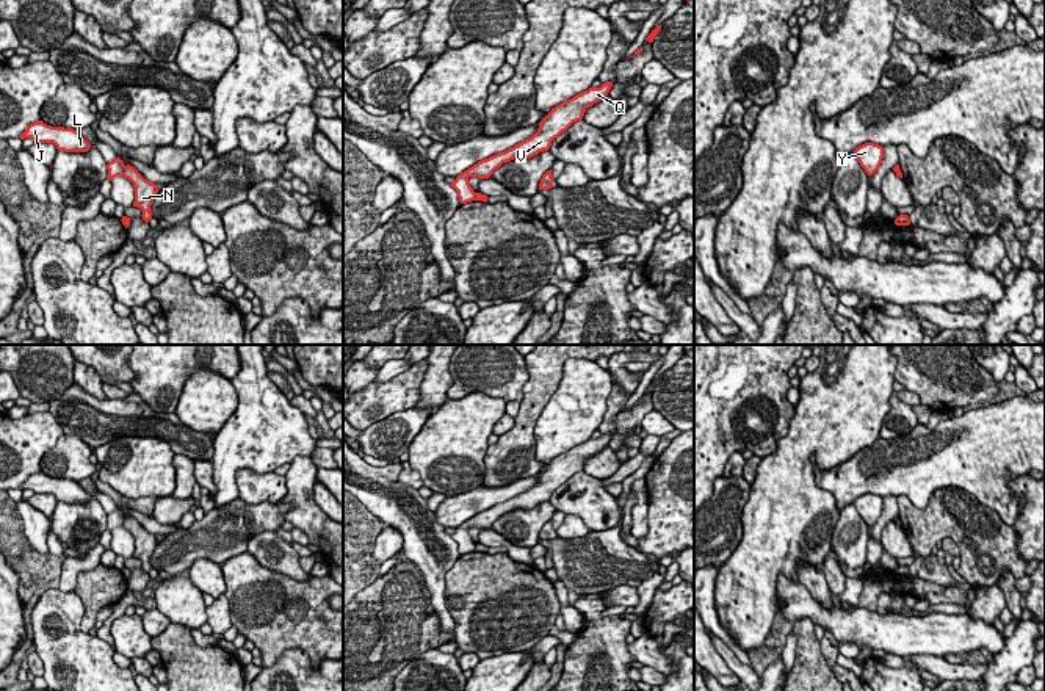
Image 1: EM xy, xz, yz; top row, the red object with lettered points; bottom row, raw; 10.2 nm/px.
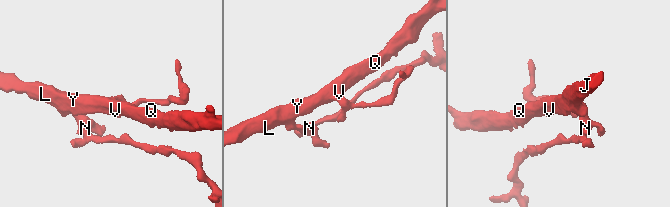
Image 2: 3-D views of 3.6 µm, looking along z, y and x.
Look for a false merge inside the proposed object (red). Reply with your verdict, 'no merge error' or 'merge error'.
merge error

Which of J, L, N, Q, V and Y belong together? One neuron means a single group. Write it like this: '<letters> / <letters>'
J L Q V Y / N

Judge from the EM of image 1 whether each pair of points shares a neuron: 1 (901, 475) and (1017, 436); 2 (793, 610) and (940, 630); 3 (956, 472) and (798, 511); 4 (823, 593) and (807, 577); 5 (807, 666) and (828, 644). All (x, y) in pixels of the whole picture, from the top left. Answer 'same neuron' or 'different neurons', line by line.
1: same neuron
2: same neuron
3: different neurons
4: same neuron
5: different neurons

